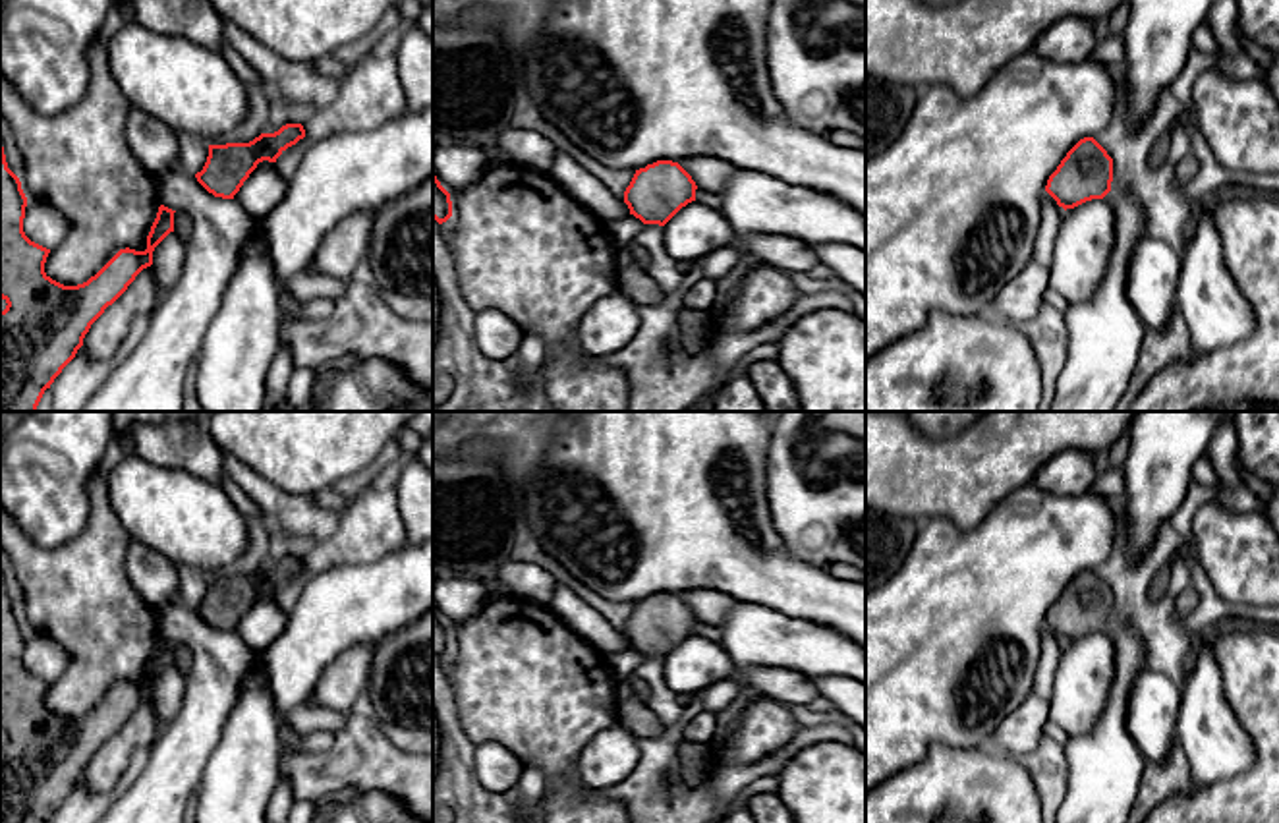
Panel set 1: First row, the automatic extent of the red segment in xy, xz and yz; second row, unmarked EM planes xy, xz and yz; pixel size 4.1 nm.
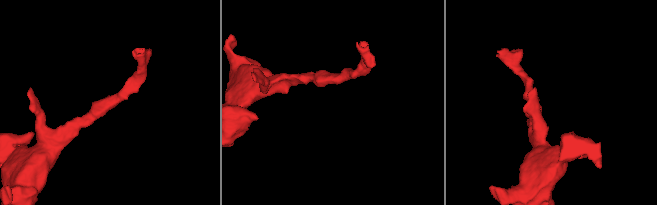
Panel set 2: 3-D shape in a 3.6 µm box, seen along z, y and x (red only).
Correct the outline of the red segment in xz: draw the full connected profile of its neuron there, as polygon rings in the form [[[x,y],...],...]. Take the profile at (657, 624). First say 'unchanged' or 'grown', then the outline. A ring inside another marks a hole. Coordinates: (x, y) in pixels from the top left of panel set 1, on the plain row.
unchanged; [[[657,593],[636,603],[624,636],[643,657],[665,659],[682,639],[696,634],[696,622],[696,614],[678,595]]]

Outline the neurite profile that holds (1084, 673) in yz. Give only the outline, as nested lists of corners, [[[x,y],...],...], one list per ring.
[[[1107,632],[1066,641],[1055,668],[1049,719],[1068,736],[1090,732],[1105,705],[1115,676],[1115,647]]]

